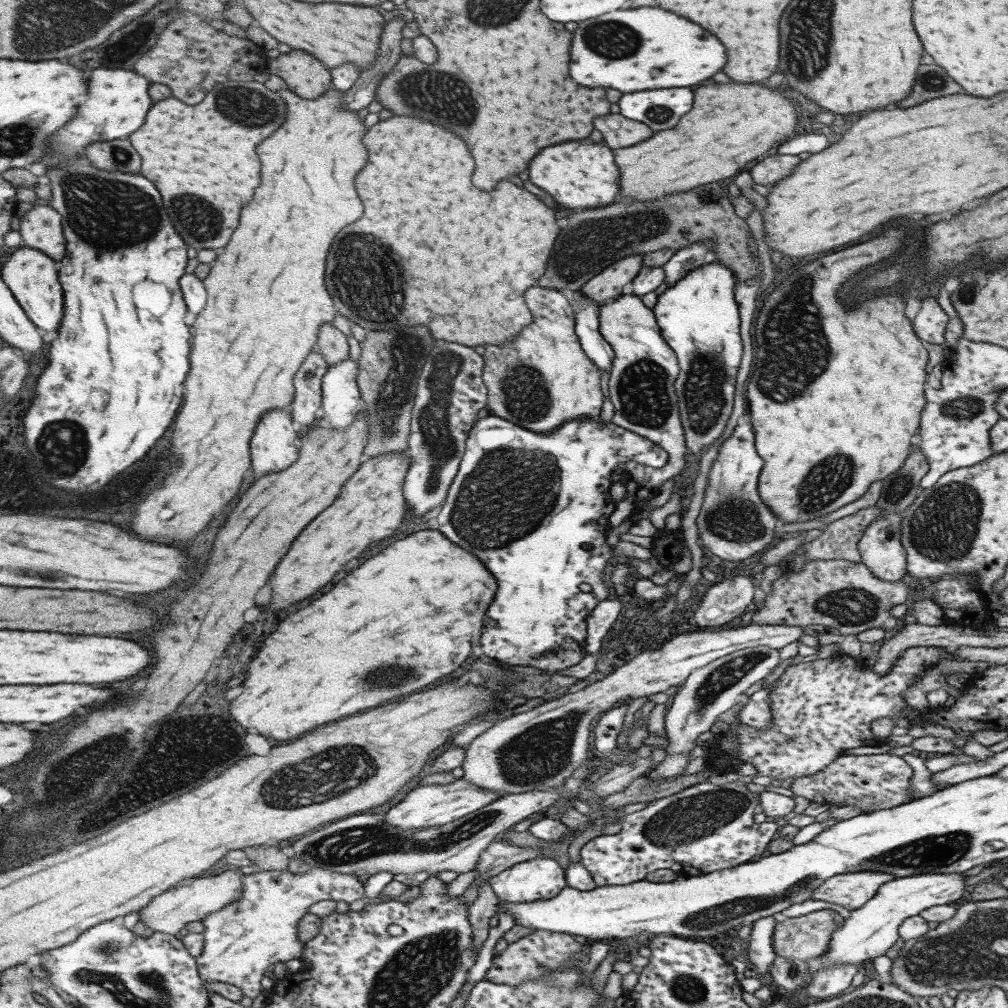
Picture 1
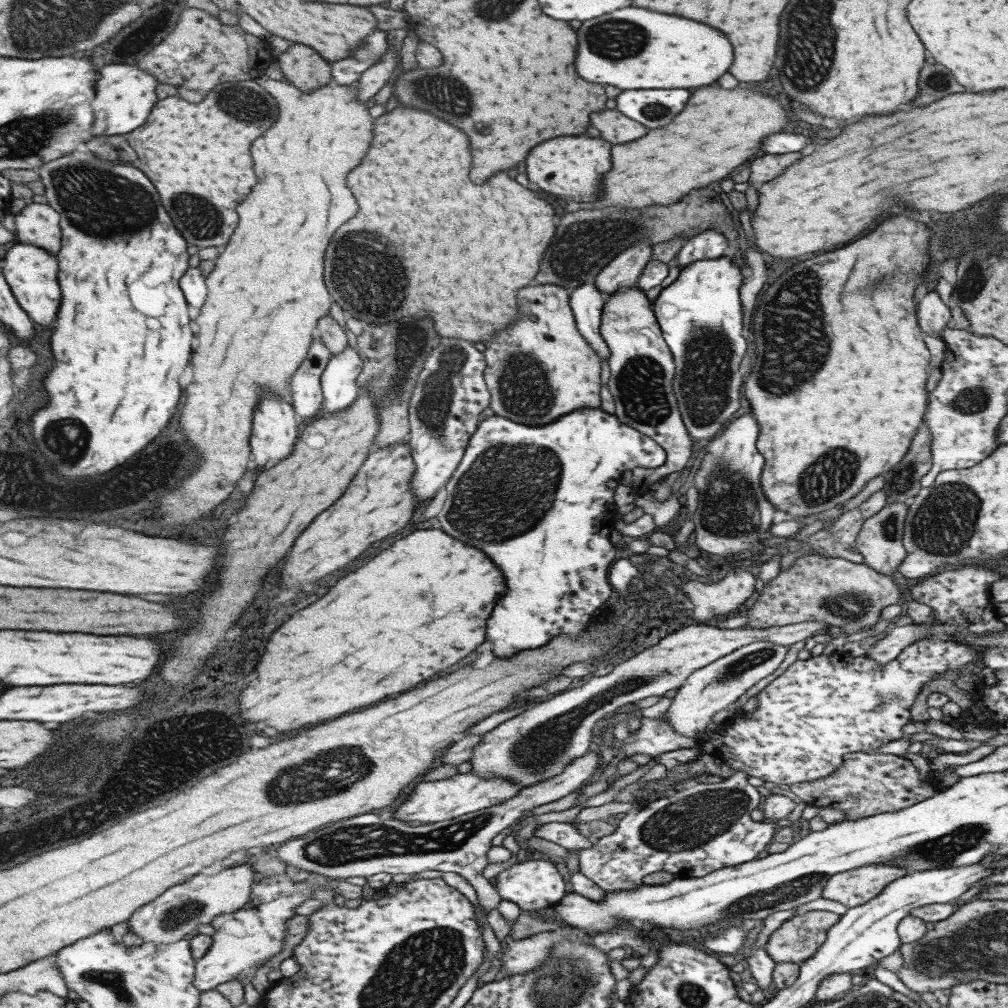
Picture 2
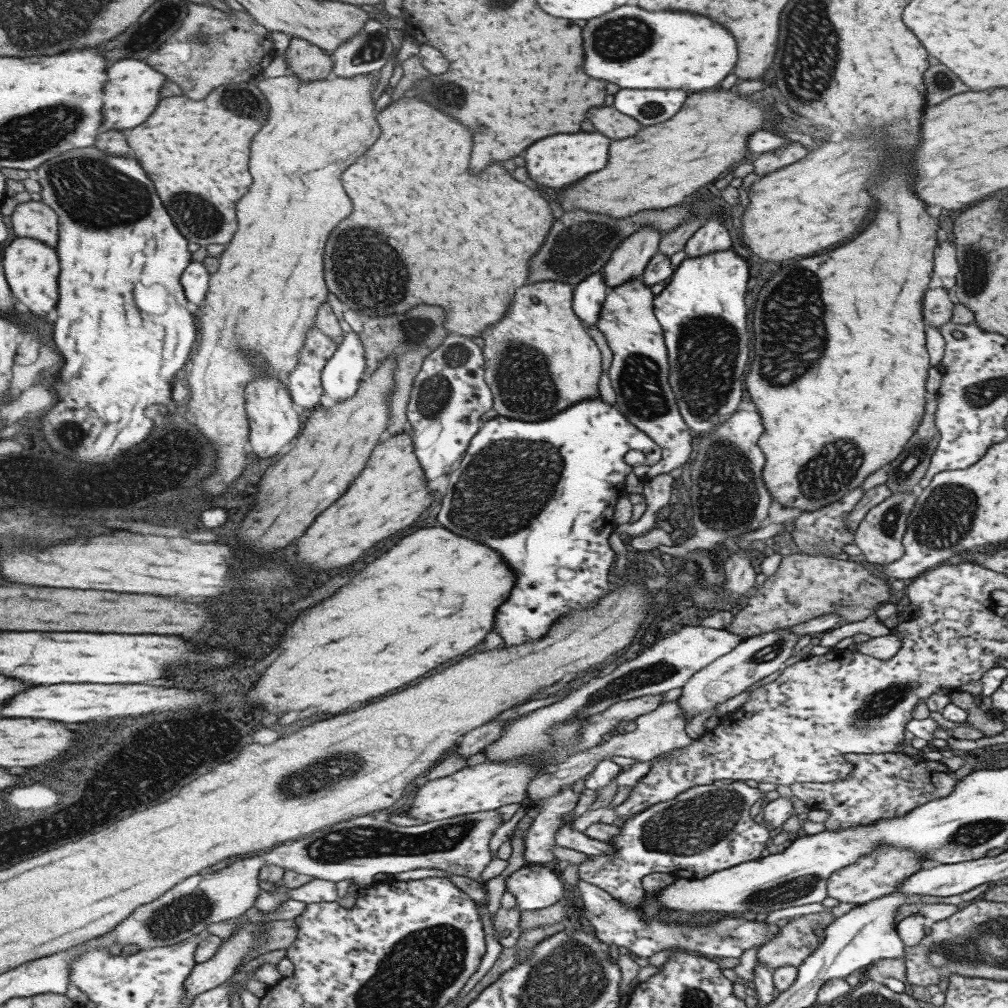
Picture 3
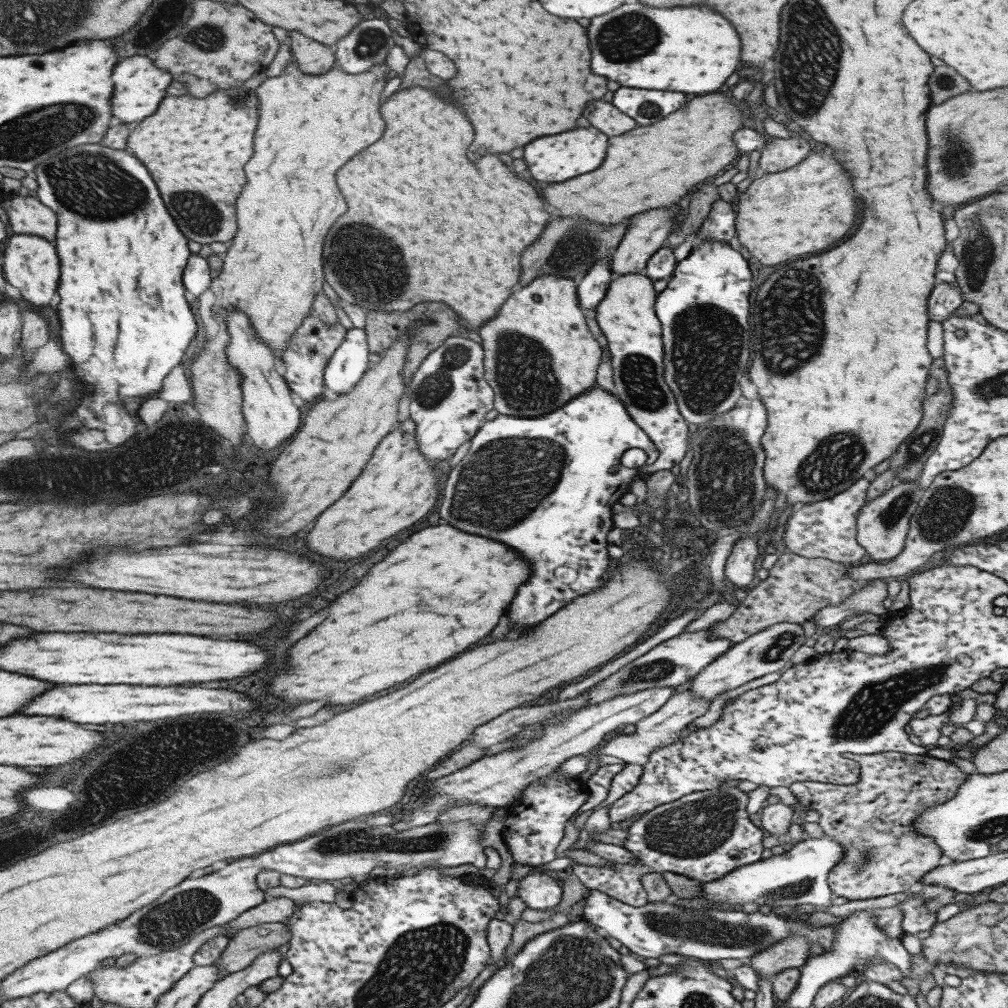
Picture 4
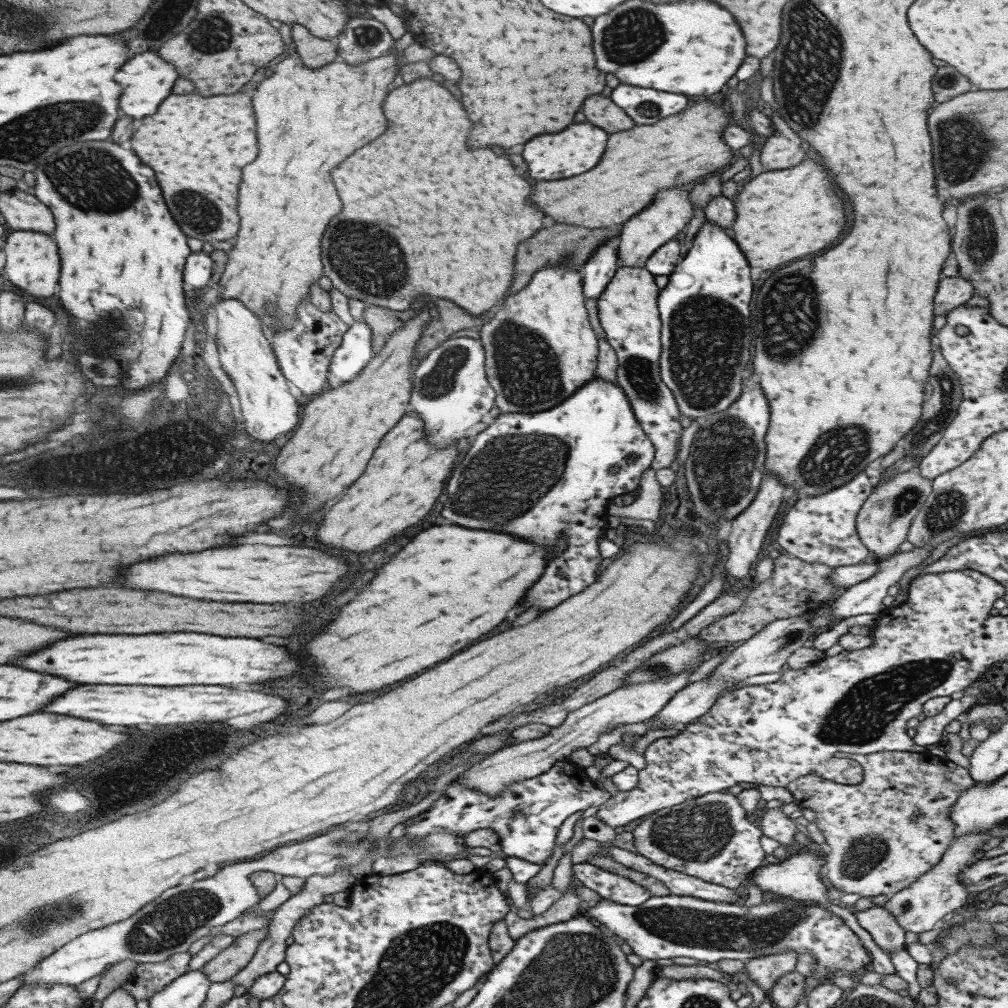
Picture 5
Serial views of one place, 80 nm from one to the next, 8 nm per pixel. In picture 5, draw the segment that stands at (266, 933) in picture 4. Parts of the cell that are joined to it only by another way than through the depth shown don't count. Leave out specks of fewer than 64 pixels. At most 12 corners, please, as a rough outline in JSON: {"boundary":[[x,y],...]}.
{"boundary":[[268,926],[236,936],[200,971],[225,982],[253,956]]}

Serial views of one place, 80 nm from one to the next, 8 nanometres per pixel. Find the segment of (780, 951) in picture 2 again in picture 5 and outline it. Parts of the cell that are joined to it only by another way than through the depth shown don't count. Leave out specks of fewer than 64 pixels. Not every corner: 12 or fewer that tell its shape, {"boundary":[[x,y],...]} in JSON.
{"boundary":[[794,950],[744,962],[742,971],[767,995],[794,971]]}

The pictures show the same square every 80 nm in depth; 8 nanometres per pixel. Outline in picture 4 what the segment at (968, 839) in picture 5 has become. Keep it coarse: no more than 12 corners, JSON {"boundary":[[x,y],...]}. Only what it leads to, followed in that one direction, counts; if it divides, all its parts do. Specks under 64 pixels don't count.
{"boundary":[[923,884],[896,906],[902,912],[901,945],[910,955],[922,946],[915,934],[930,930],[937,909],[956,892]]}

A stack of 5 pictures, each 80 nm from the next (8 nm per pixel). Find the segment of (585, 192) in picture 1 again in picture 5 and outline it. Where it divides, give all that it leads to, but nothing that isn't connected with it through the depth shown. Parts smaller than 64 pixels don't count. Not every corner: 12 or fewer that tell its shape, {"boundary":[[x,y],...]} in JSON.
{"boundary":[[591,124],[525,142],[527,174],[559,180],[599,162],[607,134]]}

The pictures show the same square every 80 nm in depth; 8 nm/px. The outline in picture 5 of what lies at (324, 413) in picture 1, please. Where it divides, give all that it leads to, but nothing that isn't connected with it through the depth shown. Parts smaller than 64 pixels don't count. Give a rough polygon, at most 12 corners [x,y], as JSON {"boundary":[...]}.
{"boundary":[[353,321],[328,372],[343,384],[374,355],[367,323]]}

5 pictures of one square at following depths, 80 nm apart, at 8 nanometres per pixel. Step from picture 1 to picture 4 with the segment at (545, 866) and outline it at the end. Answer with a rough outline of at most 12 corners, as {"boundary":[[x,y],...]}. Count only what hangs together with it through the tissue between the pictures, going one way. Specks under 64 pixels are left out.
{"boundary":[[531,871],[517,896],[531,910],[548,910],[562,897],[561,882]]}

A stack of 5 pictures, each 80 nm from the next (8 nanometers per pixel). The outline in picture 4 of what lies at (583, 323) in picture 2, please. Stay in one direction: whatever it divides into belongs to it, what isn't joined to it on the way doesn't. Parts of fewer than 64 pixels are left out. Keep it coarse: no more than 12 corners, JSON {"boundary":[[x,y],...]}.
{"boundary":[[597,260],[576,282],[580,307],[594,310],[614,277],[608,260]]}

